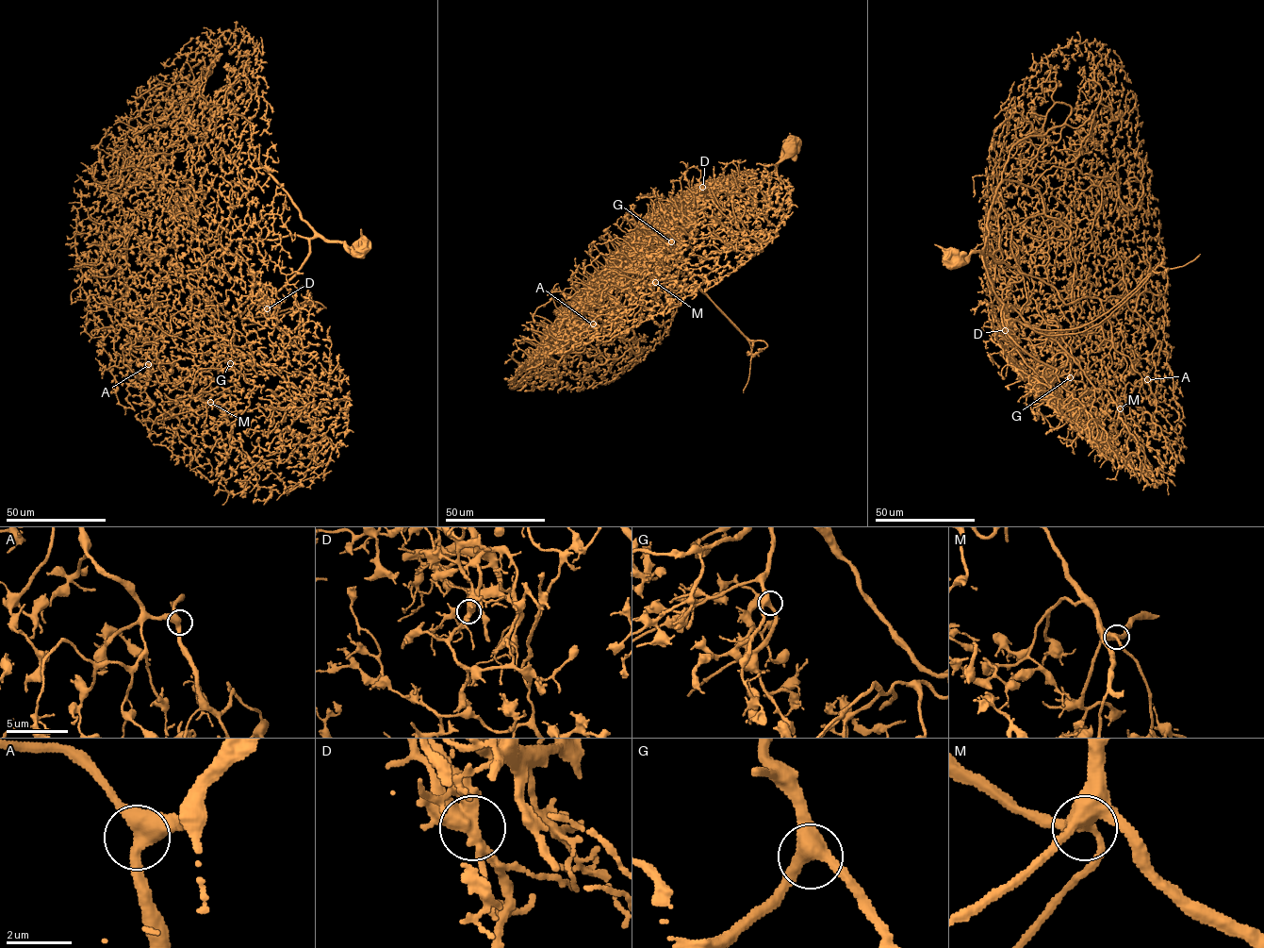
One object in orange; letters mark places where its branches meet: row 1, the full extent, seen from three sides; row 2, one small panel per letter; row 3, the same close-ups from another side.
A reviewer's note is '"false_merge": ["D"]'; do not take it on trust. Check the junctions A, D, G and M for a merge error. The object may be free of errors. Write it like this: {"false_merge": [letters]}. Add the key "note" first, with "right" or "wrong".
{"note": "right", "false_merge": ["D"]}

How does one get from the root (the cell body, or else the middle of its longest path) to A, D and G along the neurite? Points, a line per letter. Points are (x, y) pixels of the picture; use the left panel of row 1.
A: (358, 251), (319, 237), (235, 240), (206, 257), (198, 279), (160, 272), (153, 301), (158, 356), (148, 364)
D: (358, 251), (313, 237), (286, 286), (300, 310), (298, 334), (269, 362), (299, 374), (296, 342), (267, 308)
G: (358, 251), (313, 237), (305, 261), (280, 289), (271, 291), (256, 285), (226, 324), (222, 347), (230, 363)

